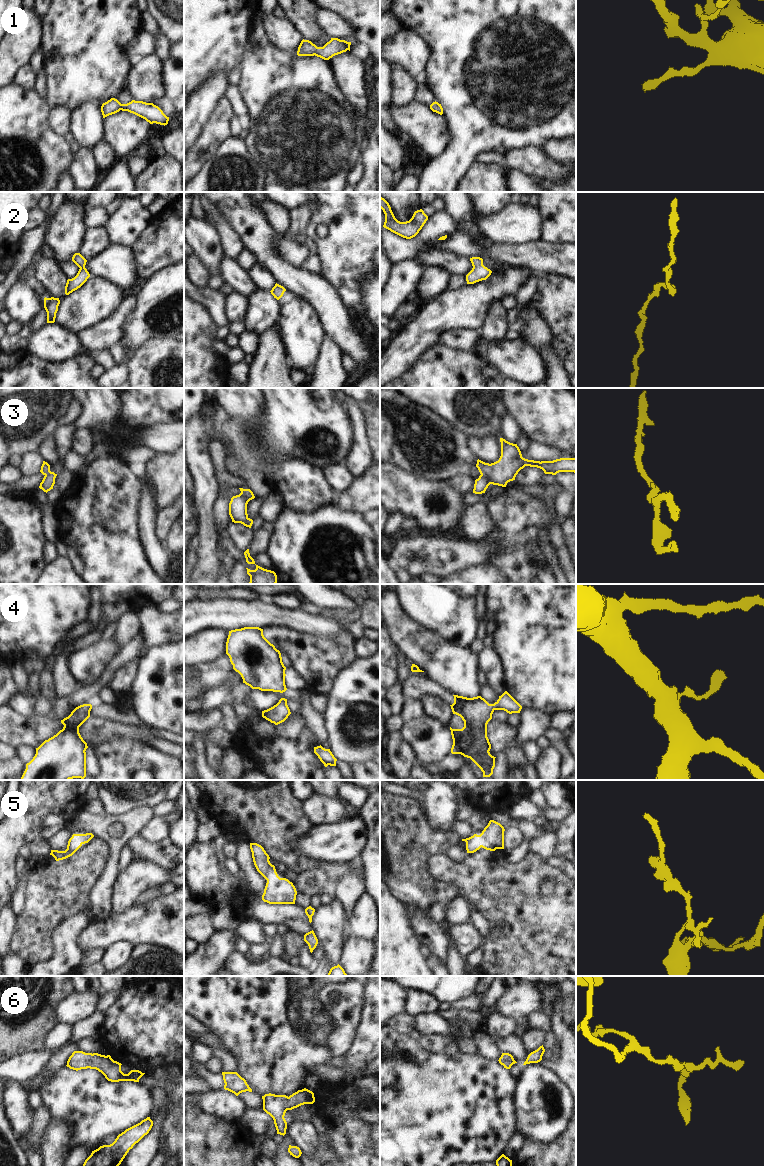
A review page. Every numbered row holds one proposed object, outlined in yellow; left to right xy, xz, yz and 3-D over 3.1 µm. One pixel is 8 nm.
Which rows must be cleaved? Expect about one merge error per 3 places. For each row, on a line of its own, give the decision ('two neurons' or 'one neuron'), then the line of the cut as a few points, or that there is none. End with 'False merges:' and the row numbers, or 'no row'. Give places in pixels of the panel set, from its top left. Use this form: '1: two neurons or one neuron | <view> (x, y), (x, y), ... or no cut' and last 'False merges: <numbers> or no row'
1: one neuron | no cut
2: one neuron | no cut
3: two neurons | yz (481, 474), (485, 474), (490, 483)
4: one neuron | no cut
5: one neuron | no cut
6: one neuron | no cut
False merges: 3

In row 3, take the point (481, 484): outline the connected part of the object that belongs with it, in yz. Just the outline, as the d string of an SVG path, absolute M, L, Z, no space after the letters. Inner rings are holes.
M480 475L479 478L475 480L473 493L475 494L485 493L489 485L490 485L489 476Z

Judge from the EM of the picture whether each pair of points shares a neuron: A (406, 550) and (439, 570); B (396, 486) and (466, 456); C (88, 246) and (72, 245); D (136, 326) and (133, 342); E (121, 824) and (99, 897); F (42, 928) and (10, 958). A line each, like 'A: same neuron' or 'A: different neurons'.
A: same neuron
B: different neurons
C: different neurons
D: same neuron
E: same neuron
F: different neurons

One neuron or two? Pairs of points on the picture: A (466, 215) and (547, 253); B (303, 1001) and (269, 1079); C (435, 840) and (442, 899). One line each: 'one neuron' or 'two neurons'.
A: two neurons
B: one neuron
C: one neuron

